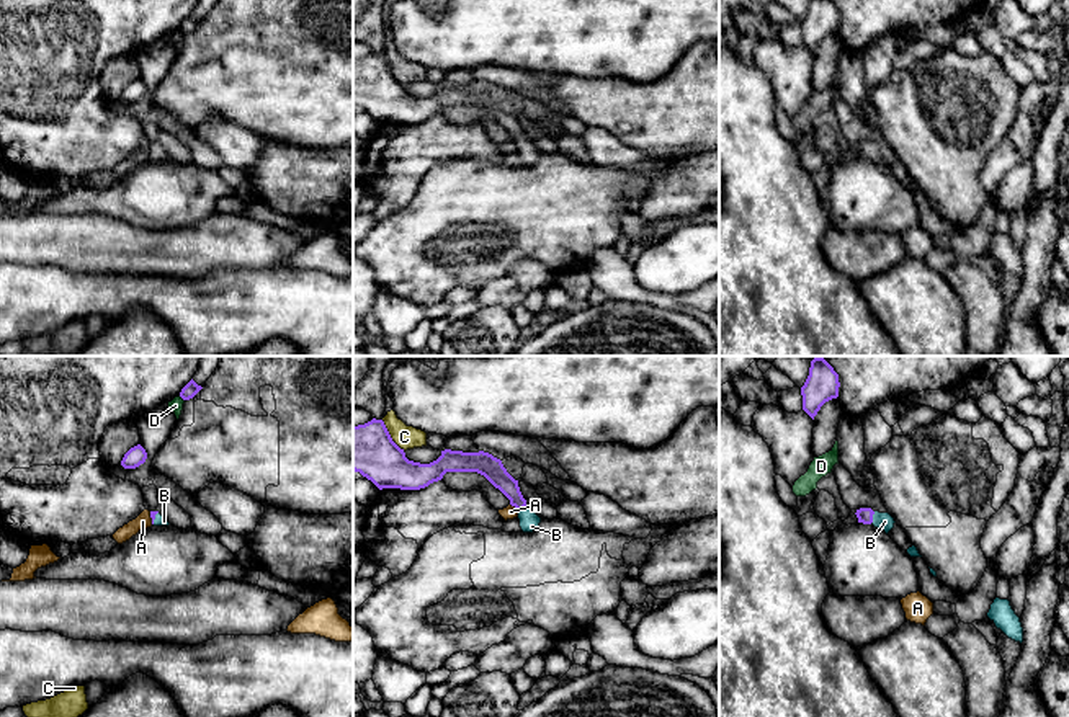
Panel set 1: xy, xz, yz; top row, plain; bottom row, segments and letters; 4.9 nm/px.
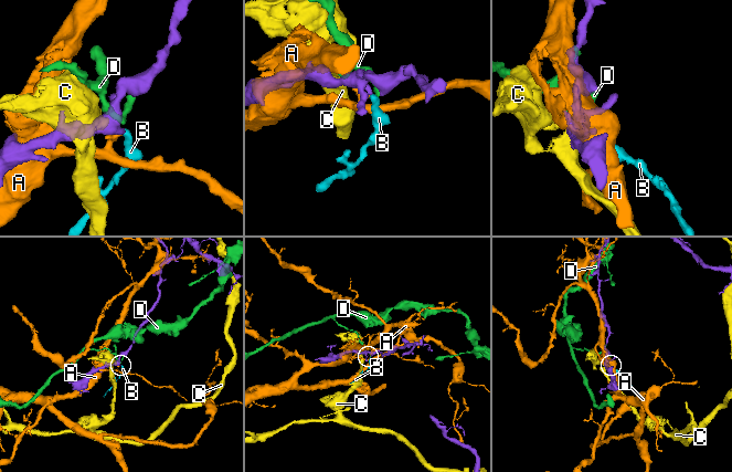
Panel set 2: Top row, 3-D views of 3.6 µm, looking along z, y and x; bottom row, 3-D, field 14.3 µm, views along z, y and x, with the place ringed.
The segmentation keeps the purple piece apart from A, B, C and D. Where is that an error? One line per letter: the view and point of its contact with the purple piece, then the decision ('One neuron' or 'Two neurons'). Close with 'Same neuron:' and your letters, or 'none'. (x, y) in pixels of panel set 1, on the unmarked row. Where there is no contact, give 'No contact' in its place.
A: Touches purple at xz (515, 141). Two neurons
B: Touches purple at yz (872, 152). One neuron
C: Touches purple at xz (389, 71). Two neurons
D: Touches purple at xy (182, 31). Two neurons
Same neuron: B

